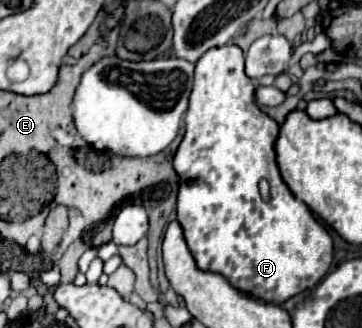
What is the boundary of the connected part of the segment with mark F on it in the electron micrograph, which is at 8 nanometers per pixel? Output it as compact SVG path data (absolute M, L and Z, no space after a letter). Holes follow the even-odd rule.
M224 44L224 46L218 46L218 48L210 48L198 62L196 62L196 74L194 74L194 88L192 88L192 94L190 94L190 106L186 110L186 134L184 134L184 140L174 156L174 170L178 172L180 176L180 190L178 190L178 222L182 224L184 228L184 238L188 242L188 248L190 252L194 254L196 262L198 262L198 268L200 270L206 270L206 272L216 272L216 274L222 274L226 280L230 280L232 286L240 288L242 292L248 292L260 300L266 300L266 302L272 302L272 304L284 304L286 300L290 300L292 296L304 292L304 290L312 290L328 272L328 268L331 267L334 256L334 245L330 234L326 232L326 228L322 224L318 224L310 212L310 208L306 204L302 204L292 192L290 188L286 186L286 182L282 180L280 176L280 170L278 170L278 162L276 162L276 148L274 148L274 142L280 134L280 126L268 118L264 112L260 112L260 108L256 106L254 102L254 82L244 74L244 52L240 46L236 44ZM266 178L270 182L270 194L272 198L270 200L262 200L260 196L260 190L258 190L258 182Z

